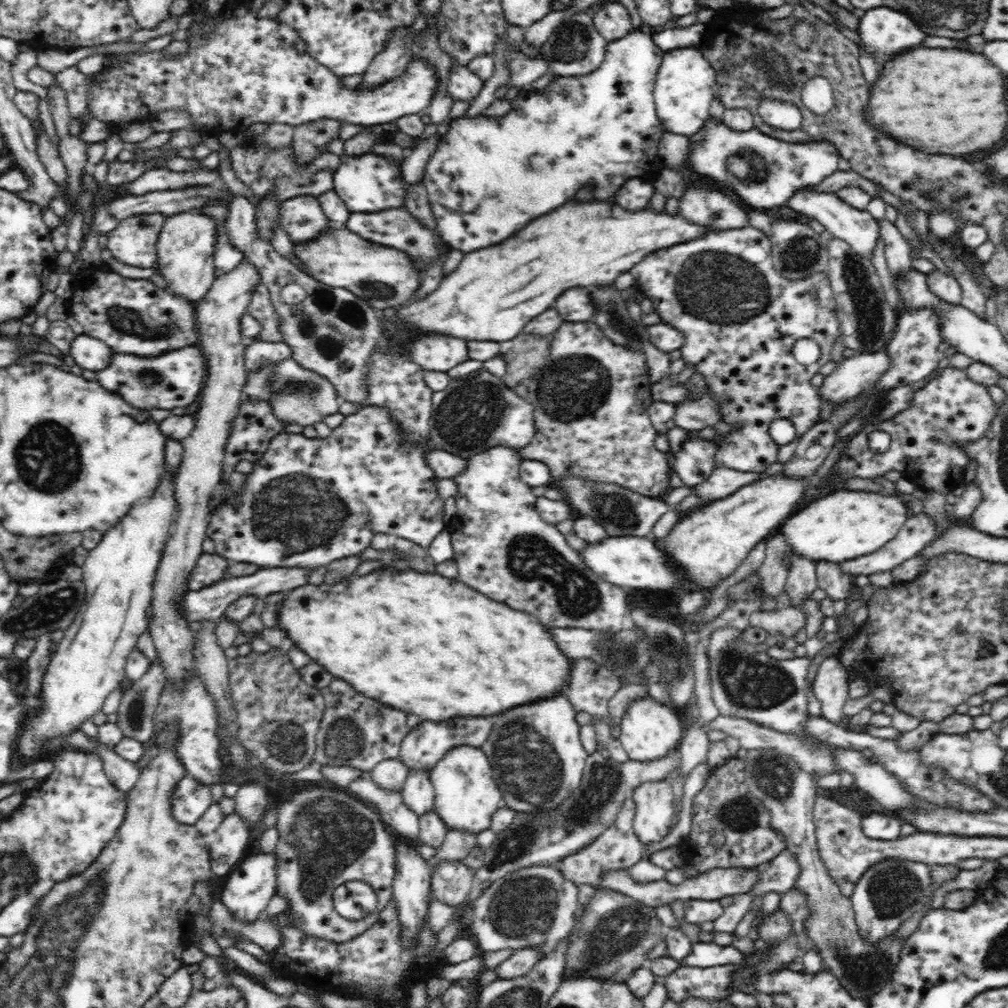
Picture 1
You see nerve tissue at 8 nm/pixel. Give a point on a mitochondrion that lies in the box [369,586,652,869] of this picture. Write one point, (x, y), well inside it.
(528, 765)

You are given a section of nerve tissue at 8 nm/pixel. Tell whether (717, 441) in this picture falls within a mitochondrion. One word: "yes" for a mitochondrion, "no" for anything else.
no

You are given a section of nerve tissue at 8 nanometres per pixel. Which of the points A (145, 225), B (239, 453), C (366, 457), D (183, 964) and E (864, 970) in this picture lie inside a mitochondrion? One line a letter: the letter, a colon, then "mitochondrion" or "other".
A: mitochondrion
B: other
C: other
D: other
E: mitochondrion

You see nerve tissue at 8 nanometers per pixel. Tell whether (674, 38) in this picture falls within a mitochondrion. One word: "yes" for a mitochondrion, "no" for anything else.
no

